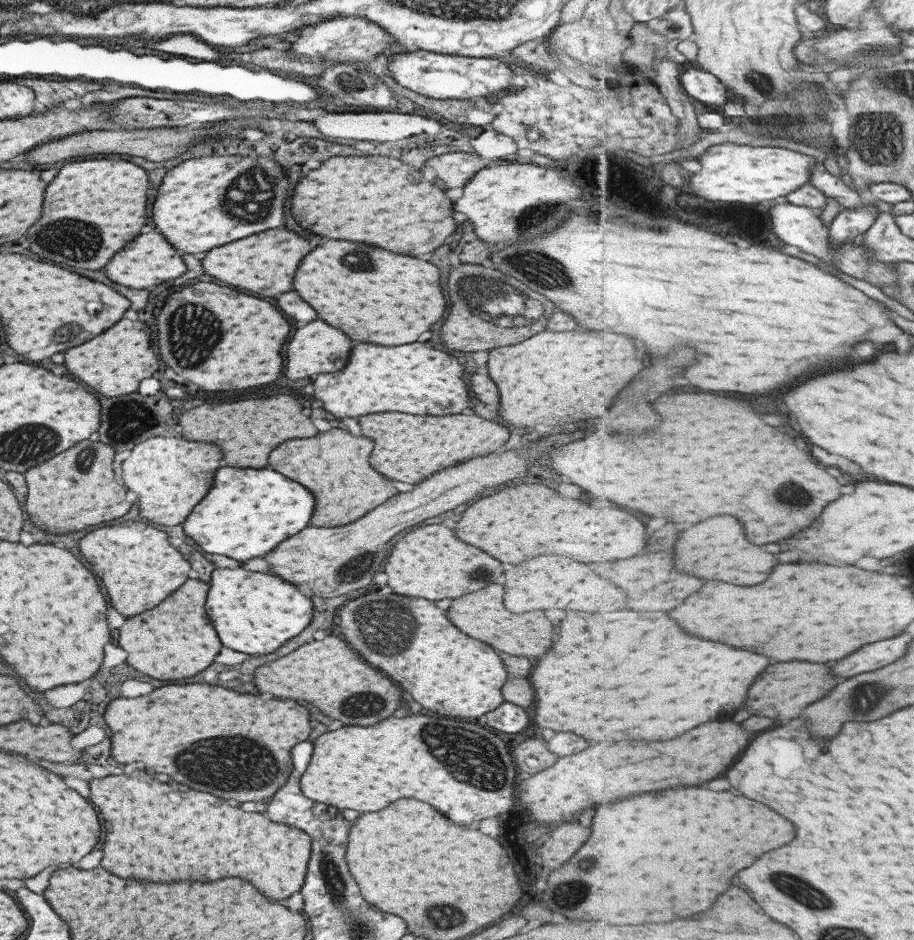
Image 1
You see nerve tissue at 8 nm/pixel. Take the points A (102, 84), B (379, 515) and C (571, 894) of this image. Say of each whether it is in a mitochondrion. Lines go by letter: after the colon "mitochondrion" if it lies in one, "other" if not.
A: other
B: other
C: mitochondrion

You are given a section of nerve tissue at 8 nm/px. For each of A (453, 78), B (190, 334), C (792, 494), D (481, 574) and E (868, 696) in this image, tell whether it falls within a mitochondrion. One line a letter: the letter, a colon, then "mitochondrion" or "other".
A: other
B: mitochondrion
C: mitochondrion
D: mitochondrion
E: mitochondrion

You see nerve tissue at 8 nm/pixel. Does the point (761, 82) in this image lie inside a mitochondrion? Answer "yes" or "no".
yes

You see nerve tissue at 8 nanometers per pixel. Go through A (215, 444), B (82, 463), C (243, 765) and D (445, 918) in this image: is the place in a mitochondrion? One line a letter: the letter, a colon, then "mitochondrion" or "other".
A: other
B: mitochondrion
C: mitochondrion
D: mitochondrion

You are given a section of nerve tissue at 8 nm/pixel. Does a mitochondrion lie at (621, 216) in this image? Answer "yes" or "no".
yes

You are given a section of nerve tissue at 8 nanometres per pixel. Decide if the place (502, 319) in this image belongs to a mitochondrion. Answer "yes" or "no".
yes

